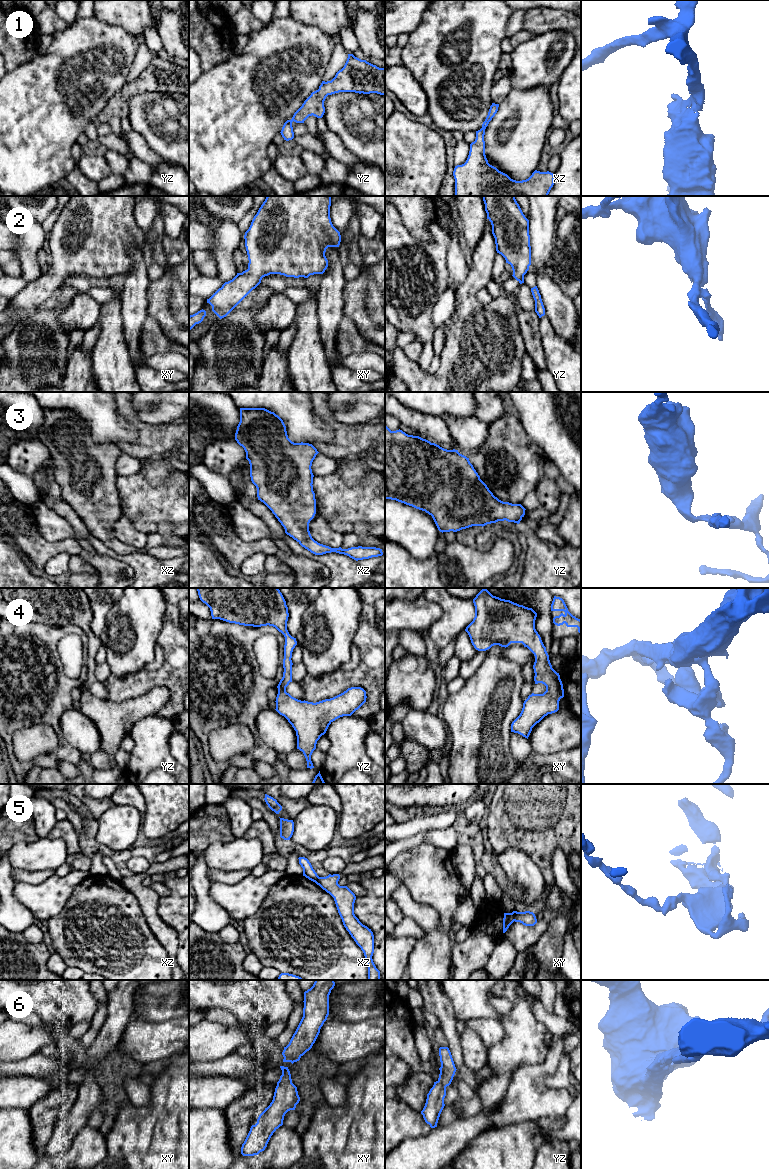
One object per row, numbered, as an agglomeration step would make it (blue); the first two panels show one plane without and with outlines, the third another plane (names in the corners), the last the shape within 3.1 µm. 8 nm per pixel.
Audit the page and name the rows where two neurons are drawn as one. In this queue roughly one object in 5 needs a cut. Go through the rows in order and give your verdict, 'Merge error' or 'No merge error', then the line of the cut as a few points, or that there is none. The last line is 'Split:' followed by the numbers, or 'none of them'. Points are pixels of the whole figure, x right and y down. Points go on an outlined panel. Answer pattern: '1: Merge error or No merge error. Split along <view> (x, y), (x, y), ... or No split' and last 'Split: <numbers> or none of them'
1: No merge error. No split
2: No merge error. No split
3: No merge error. No split
4: No merge error. No split
5: Merge error. Split along xy (511, 913), (514, 920)
6: No merge error. No split
Split: 5

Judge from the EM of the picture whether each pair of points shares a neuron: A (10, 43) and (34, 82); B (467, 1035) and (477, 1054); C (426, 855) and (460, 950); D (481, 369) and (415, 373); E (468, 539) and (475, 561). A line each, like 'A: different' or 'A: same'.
A: different
B: same
C: different
D: same
E: different

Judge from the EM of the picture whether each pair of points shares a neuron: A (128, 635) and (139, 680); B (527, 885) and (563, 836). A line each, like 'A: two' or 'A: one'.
A: two
B: two

